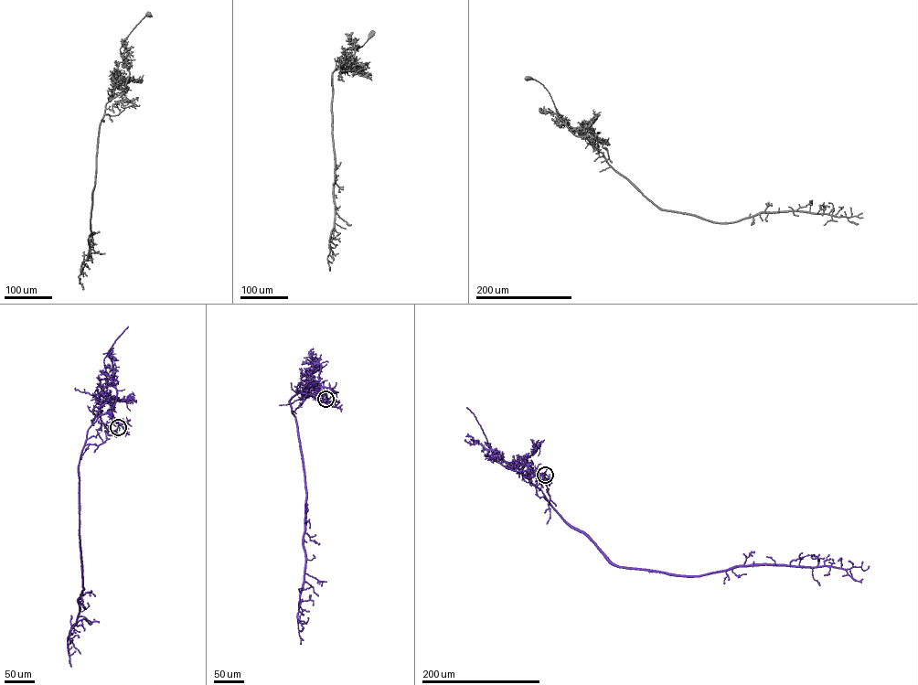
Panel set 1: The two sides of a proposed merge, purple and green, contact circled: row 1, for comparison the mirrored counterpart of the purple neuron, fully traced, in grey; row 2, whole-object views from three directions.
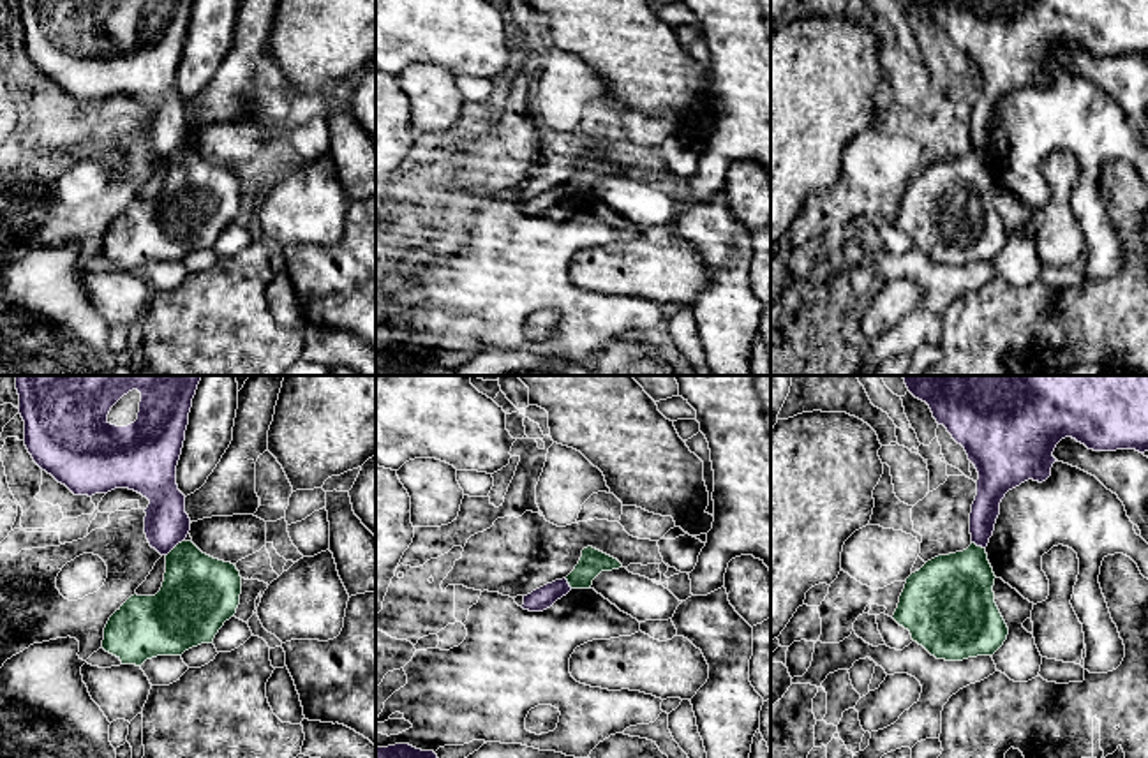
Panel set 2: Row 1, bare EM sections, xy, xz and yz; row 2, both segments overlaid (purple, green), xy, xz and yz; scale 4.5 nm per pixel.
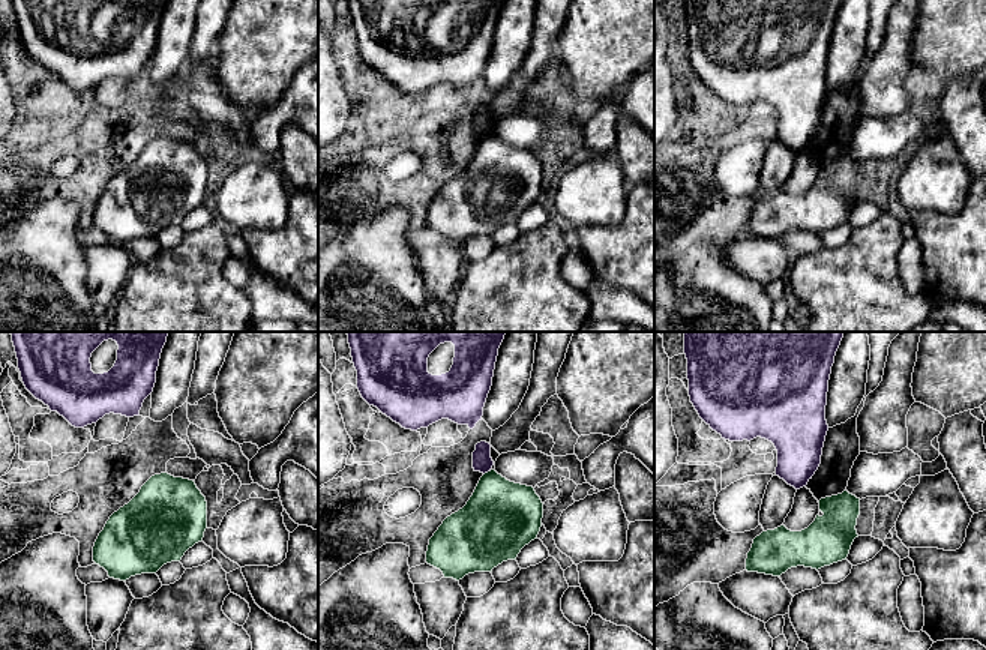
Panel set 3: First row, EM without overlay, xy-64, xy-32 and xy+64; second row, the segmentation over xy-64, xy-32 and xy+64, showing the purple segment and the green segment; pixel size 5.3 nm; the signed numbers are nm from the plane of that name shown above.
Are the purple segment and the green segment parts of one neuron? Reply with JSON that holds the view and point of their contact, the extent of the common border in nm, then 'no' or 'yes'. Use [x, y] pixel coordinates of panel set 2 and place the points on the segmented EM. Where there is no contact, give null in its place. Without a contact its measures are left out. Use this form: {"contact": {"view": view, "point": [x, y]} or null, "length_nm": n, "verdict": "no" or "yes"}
{"contact": {"view": "xy", "point": [173, 547]}, "length_nm": 110, "verdict": "no"}

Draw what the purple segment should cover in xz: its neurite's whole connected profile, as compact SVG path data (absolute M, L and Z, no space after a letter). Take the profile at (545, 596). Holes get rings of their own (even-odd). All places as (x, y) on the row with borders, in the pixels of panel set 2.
M566 578L555 580L524 596L522 608L529 612L543 612L550 608L557 599L566 596L570 591L571 587Z

